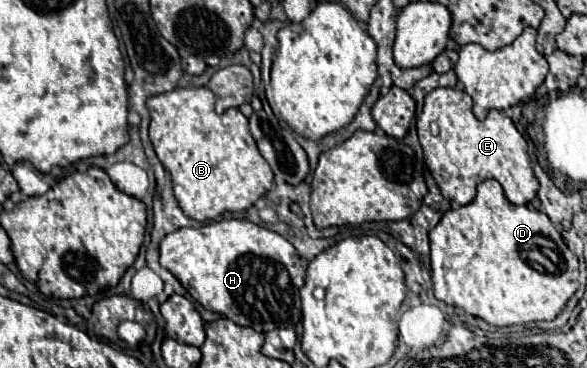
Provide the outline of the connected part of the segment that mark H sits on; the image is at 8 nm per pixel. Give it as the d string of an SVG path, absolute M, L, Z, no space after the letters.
M223 219L203 229L183 227L159 245L161 265L171 271L187 293L205 309L229 317L237 325L255 331L295 327L301 321L299 287L305 283L305 267L295 247L279 233L251 221Z

